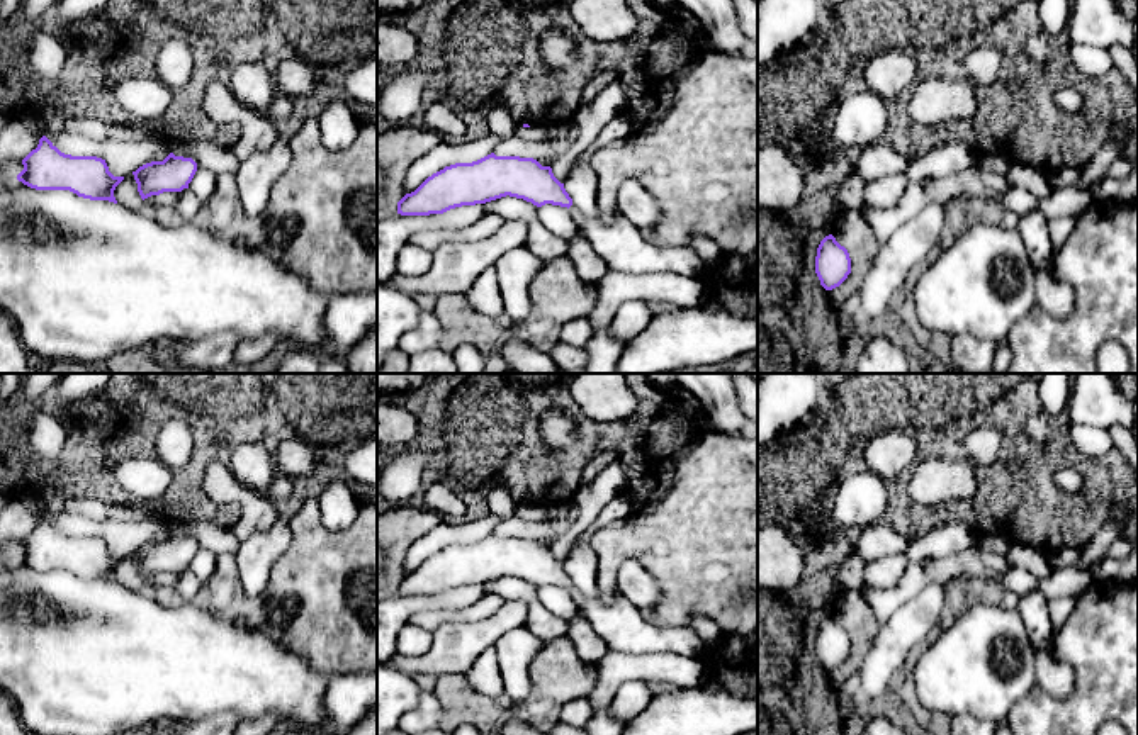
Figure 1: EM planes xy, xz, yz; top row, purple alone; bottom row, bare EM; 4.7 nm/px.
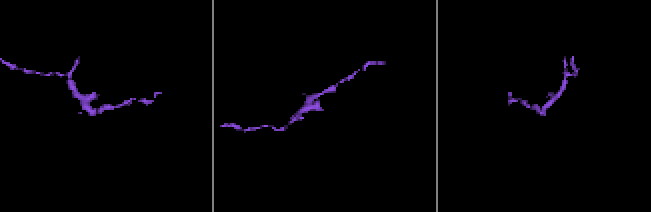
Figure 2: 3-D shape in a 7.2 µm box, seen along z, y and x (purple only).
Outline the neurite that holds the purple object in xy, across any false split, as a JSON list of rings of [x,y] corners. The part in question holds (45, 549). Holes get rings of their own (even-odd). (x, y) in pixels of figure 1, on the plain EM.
[[[42,516],[37,528],[22,540],[22,545],[24,550],[17,555],[17,560],[24,565],[36,570],[70,570],[90,581],[109,581],[117,584],[114,570],[124,560],[124,557],[114,557],[109,552],[105,540],[97,536],[65,535],[46,516]]]

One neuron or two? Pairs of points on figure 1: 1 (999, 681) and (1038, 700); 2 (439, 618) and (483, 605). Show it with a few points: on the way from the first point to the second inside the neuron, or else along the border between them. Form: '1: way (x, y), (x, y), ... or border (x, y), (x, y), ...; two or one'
1: border (1036, 684), (1006, 717); two
2: way (449, 617), (473, 613); one

